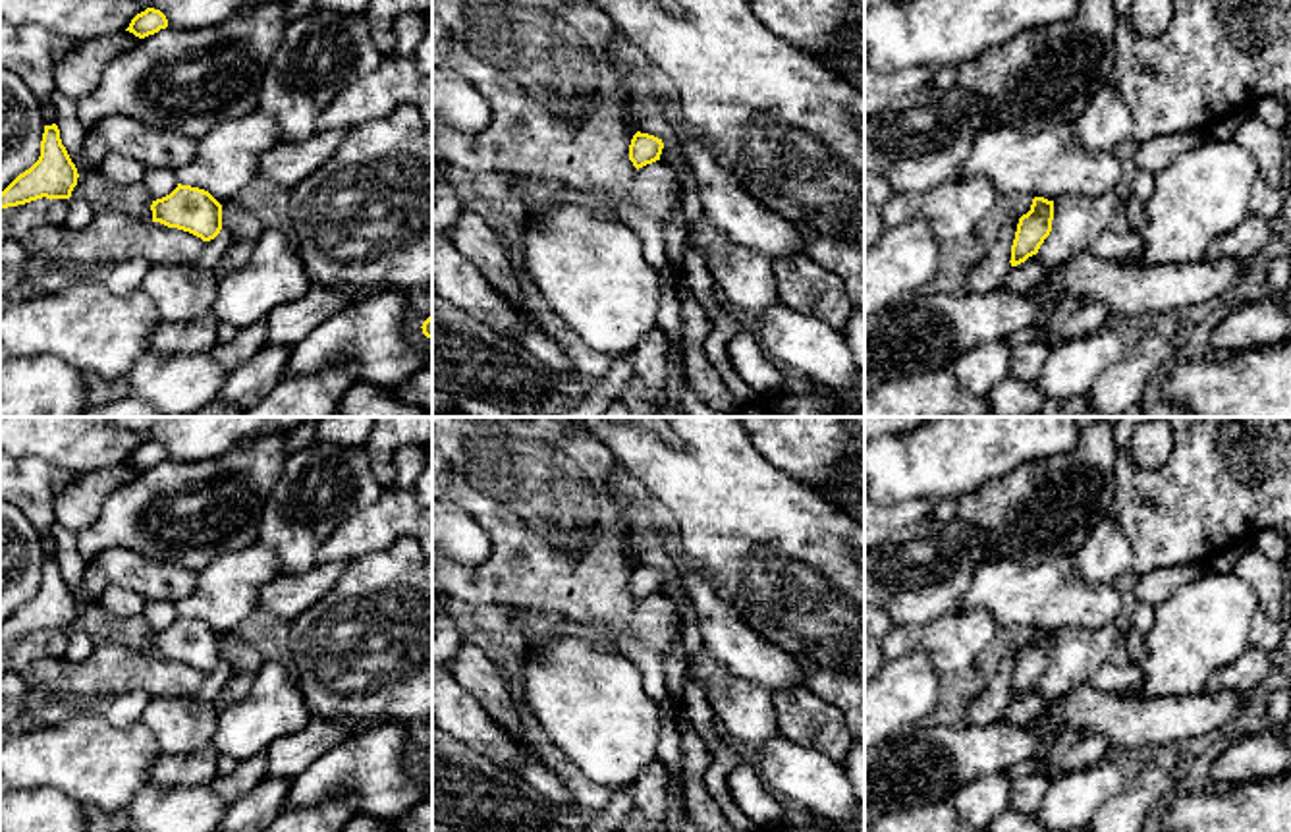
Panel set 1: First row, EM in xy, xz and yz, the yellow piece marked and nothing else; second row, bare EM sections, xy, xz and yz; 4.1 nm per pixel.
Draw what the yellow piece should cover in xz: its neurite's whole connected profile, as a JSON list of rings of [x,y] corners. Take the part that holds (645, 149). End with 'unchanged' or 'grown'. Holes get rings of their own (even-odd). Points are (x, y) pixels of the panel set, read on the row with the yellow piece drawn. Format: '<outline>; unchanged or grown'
[[[637,131],[629,145],[629,160],[639,170],[646,164],[660,160],[662,149],[662,139]]]; unchanged

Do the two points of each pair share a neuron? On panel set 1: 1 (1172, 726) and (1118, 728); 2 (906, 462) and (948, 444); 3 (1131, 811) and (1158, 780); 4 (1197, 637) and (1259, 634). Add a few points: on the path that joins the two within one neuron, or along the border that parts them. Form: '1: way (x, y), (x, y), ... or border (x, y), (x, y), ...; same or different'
1: way (1158, 726), (1131, 726); same
2: way (915, 462), (931, 462), (938, 454); same
3: way (1137, 804), (1153, 788); same
4: border (1259, 607), (1247, 647); different

